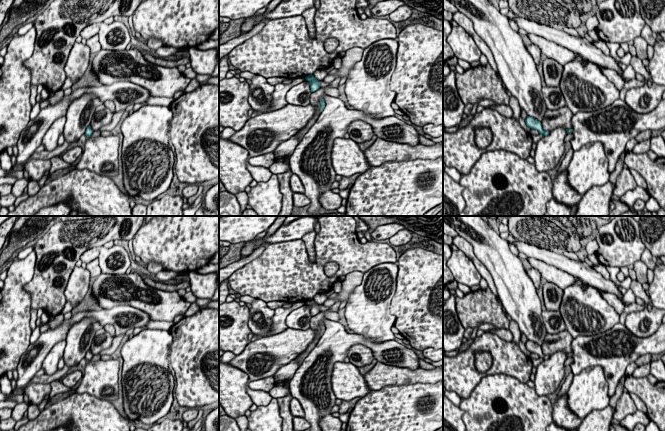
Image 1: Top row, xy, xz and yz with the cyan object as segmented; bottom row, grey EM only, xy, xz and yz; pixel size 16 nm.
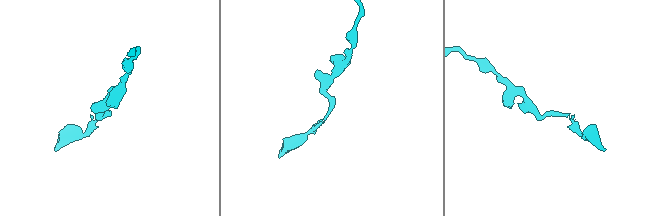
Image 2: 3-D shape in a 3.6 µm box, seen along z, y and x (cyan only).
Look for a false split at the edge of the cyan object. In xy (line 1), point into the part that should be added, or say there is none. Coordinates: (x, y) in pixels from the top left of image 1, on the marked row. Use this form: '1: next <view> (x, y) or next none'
1: next none

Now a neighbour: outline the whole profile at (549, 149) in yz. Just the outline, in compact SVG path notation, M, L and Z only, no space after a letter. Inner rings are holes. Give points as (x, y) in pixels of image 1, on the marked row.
M557 127L536 143L534 165L540 172L553 169L565 151L565 128Z

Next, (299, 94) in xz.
M307 81L294 85L286 94L288 104L306 106L310 104L312 92Z

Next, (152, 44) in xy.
M150 38L147 42L145 42L145 48L151 51L155 51L162 46L163 46L162 41L157 40L155 38Z

